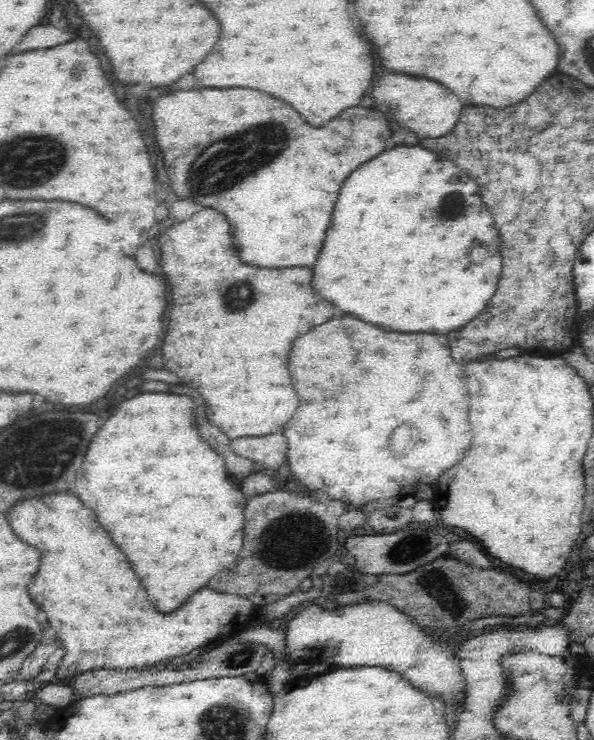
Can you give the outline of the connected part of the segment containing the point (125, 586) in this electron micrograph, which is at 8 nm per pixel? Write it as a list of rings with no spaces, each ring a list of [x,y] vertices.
[[[72,494],[45,496],[42,500],[34,498],[34,500],[20,502],[20,504],[16,505],[14,512],[10,514],[8,520],[10,520],[14,532],[18,534],[18,538],[22,538],[24,542],[36,546],[36,548],[42,552],[40,570],[38,570],[38,574],[34,576],[34,580],[32,580],[34,584],[32,584],[28,590],[30,590],[30,596],[34,598],[34,602],[48,614],[48,622],[52,624],[52,628],[54,628],[54,632],[58,634],[58,640],[60,640],[60,644],[62,644],[62,648],[64,648],[64,658],[62,658],[62,662],[60,662],[60,669],[55,679],[68,680],[70,684],[72,683],[72,678],[80,676],[80,674],[100,672],[100,670],[104,672],[110,672],[110,670],[148,670],[146,666],[154,666],[154,664],[164,662],[164,660],[174,658],[174,656],[186,656],[186,654],[190,654],[192,650],[202,648],[202,646],[206,646],[206,644],[210,644],[210,642],[220,643],[232,640],[235,635],[245,630],[249,625],[252,625],[253,618],[256,613],[258,613],[260,606],[256,603],[252,603],[248,597],[230,593],[219,593],[218,591],[204,588],[204,590],[198,590],[194,596],[190,596],[180,610],[176,610],[176,612],[172,612],[172,614],[168,614],[168,616],[166,616],[166,614],[158,614],[158,610],[148,602],[146,590],[142,588],[140,580],[138,580],[136,574],[132,572],[132,568],[130,568],[126,556],[114,546],[114,542],[110,540],[110,536],[106,534],[106,530],[100,528],[100,524],[94,520],[94,514],[92,514],[90,510],[86,510],[86,508],[82,506],[82,502],[80,502],[76,496],[72,496]]]

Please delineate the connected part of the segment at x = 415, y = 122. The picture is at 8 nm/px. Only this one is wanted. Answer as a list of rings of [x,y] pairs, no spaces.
[[[384,74],[374,86],[372,98],[380,112],[388,114],[396,124],[410,128],[418,138],[438,138],[448,134],[462,114],[462,104],[450,90],[436,82],[416,80],[402,74]]]

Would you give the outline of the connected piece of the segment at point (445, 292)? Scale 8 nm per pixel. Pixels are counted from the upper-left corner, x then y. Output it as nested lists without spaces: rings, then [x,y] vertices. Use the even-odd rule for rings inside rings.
[[[396,146],[390,148],[382,154],[378,154],[376,158],[372,158],[370,162],[358,166],[342,184],[336,206],[334,206],[334,214],[330,220],[330,228],[326,232],[326,240],[324,246],[320,250],[320,256],[314,264],[314,278],[312,278],[312,286],[316,292],[320,292],[326,300],[330,300],[334,306],[338,306],[340,310],[354,314],[358,320],[370,322],[370,324],[378,324],[384,330],[396,330],[396,332],[438,332],[438,334],[446,334],[452,328],[458,328],[466,322],[470,322],[474,316],[478,316],[484,306],[488,304],[488,300],[492,298],[498,278],[500,278],[500,256],[494,254],[494,246],[492,244],[500,244],[498,240],[498,230],[494,228],[492,216],[486,210],[486,206],[482,204],[482,198],[478,194],[478,186],[474,180],[470,180],[470,176],[460,170],[458,166],[454,166],[452,162],[444,160],[442,156],[436,156],[420,146]],[[474,244],[484,246],[486,250],[486,258],[482,258],[480,262],[474,262],[470,258],[470,248]]]

